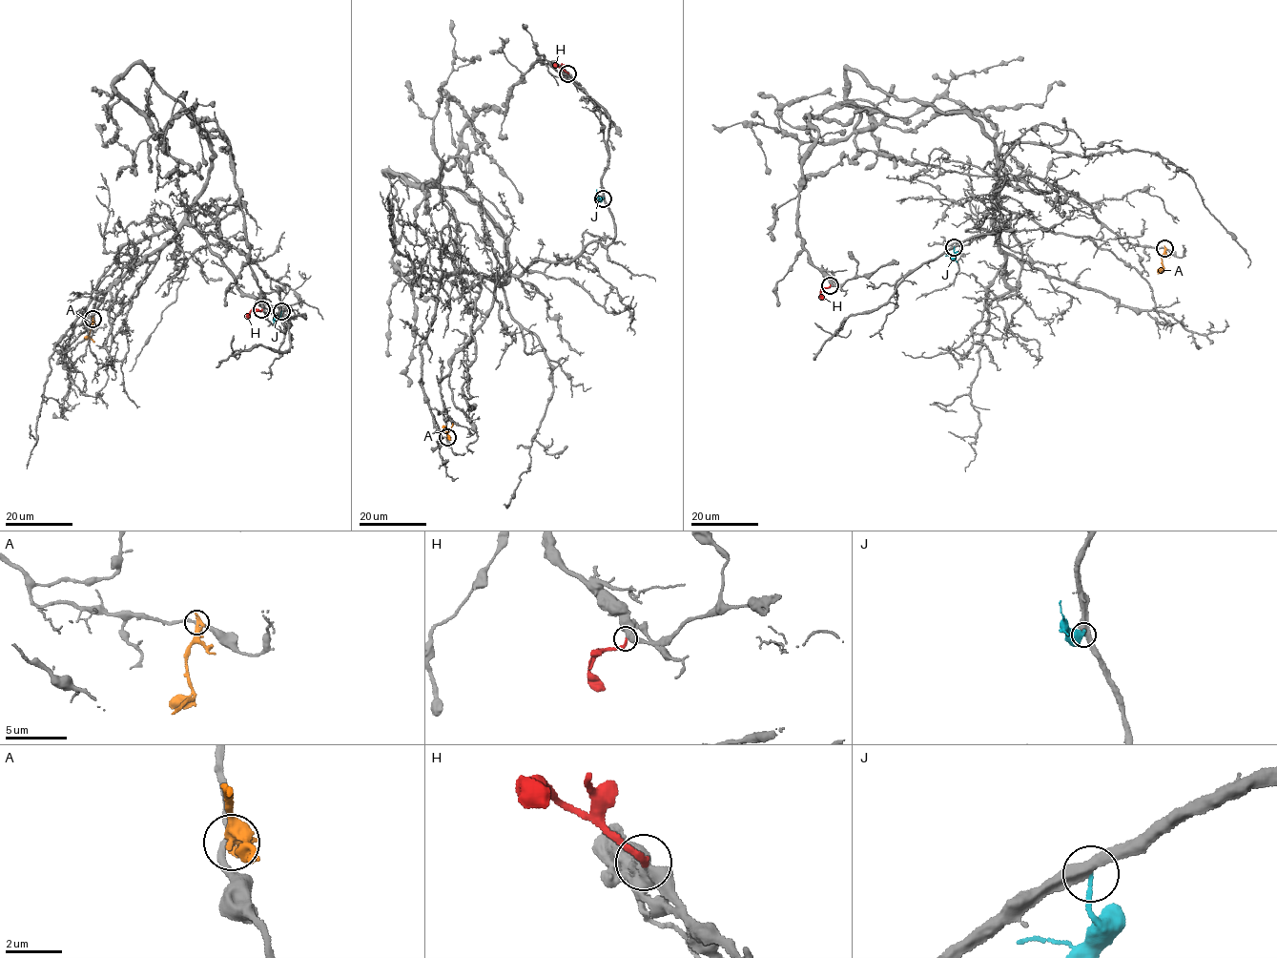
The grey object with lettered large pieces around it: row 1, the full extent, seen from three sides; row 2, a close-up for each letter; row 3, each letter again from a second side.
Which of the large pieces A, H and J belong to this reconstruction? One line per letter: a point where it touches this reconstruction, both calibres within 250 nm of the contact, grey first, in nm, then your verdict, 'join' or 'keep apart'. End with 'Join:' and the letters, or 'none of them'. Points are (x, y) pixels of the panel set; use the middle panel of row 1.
A: meets grey at (447, 437); 240 nm thick on the grey side, 440 nm on the other; keep apart
H: meets grey at (567, 73); 440 nm thick on the grey side, 240 nm on the other; join
J: meets grey at (603, 198); 460 nm thick on the grey side, 160 nm on the other; keep apart
Join: H

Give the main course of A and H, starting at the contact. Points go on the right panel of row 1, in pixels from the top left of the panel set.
A: (1164, 248), (1162, 260), (1163, 268), (1158, 273)
H: (830, 285), (821, 289), (822, 299)

